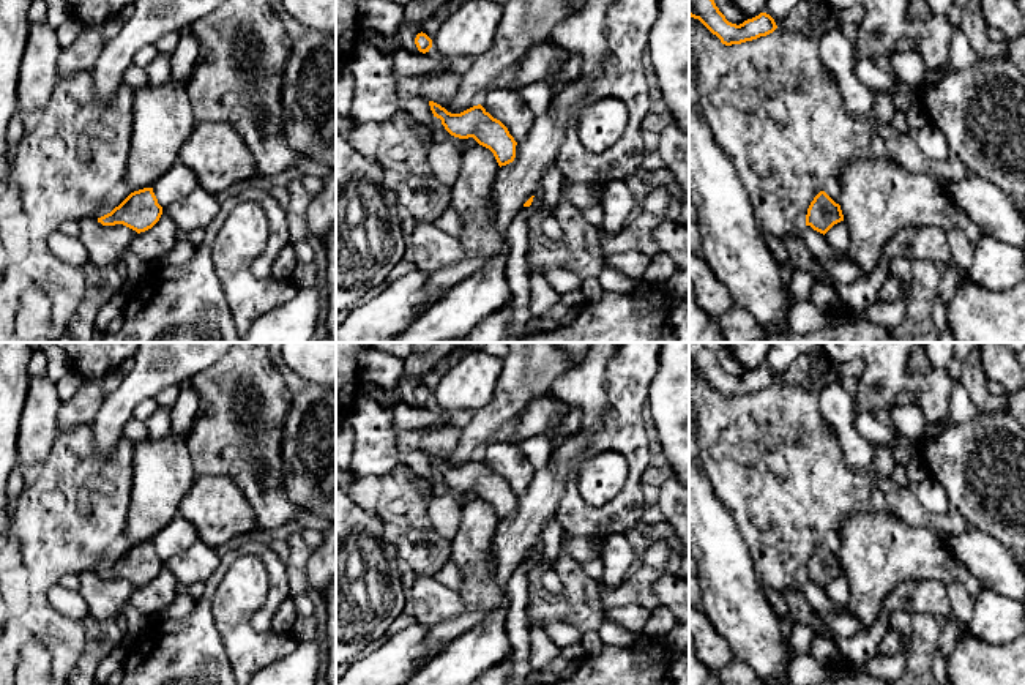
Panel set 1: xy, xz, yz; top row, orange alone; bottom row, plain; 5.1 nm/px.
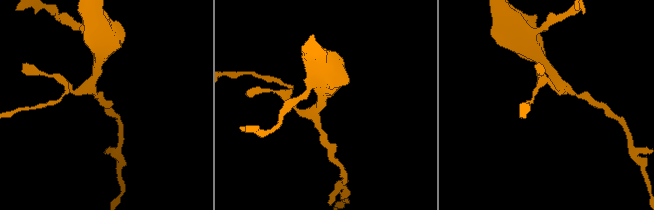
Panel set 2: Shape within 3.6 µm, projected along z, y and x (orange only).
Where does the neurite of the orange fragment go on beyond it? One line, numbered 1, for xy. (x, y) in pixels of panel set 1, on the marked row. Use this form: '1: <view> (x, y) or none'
1: none

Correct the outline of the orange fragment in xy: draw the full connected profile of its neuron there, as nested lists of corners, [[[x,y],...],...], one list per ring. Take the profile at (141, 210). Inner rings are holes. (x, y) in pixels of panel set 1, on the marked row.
[[[144,188],[131,193],[110,213],[98,218],[102,226],[123,224],[137,234],[151,229],[161,218],[162,207],[153,193],[153,188]]]

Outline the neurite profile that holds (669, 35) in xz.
[[[689,0],[658,2],[647,51],[673,122],[689,129]]]

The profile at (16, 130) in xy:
[[[16,114],[8,123],[6,142],[14,148],[25,134],[24,118],[20,114]]]

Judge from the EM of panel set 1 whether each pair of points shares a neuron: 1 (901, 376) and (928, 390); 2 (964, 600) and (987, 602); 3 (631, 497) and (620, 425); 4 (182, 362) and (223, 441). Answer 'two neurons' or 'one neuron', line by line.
1: one neuron
2: two neurons
3: one neuron
4: two neurons

